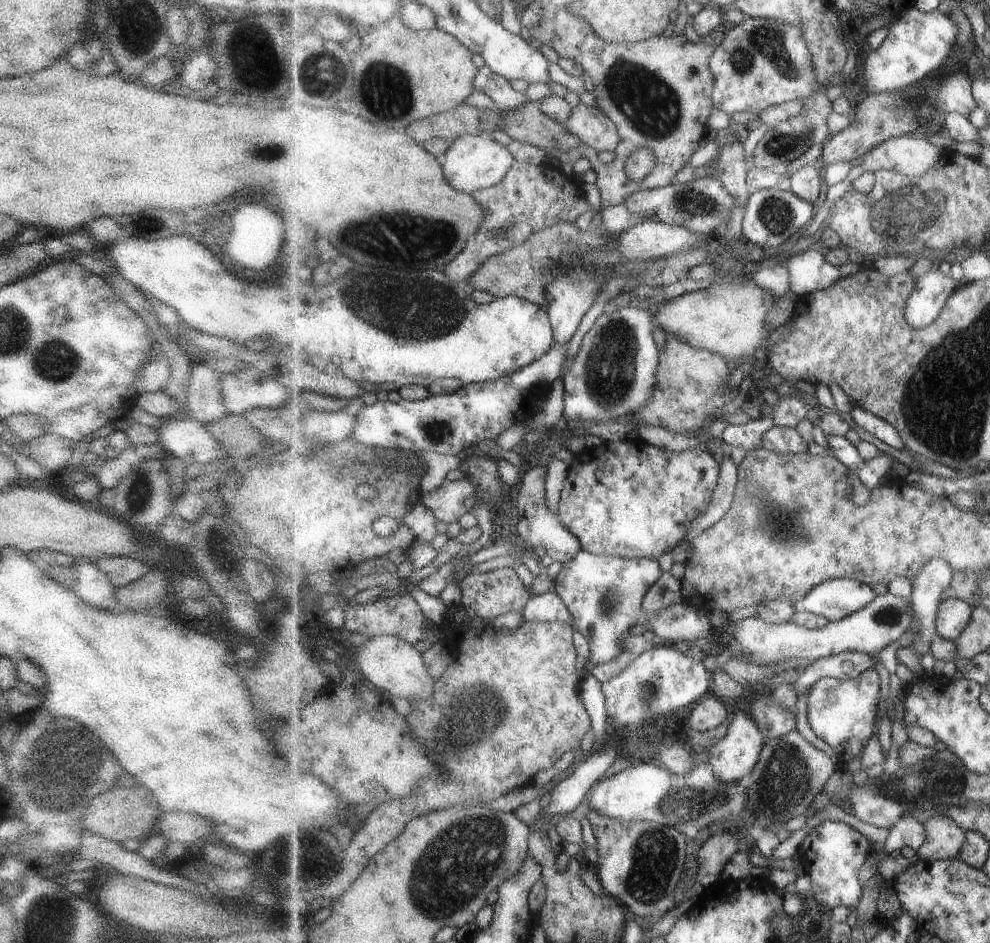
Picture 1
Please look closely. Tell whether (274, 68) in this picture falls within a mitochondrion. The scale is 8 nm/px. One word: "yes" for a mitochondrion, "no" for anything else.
yes

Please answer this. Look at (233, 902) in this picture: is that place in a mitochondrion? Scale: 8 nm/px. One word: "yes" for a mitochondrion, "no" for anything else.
no

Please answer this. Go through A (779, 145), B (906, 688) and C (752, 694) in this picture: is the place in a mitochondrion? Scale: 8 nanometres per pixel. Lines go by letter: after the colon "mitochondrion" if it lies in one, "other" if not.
A: mitochondrion
B: other
C: other

